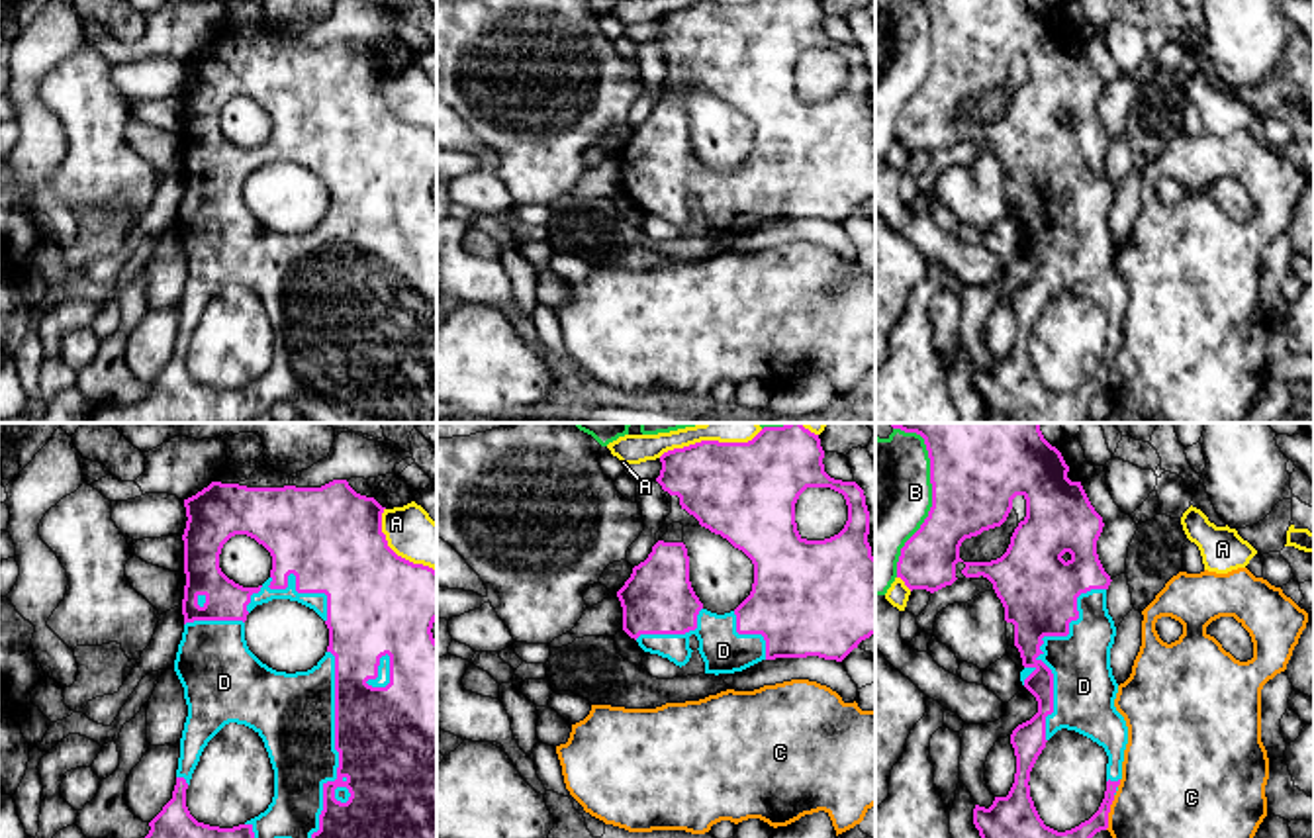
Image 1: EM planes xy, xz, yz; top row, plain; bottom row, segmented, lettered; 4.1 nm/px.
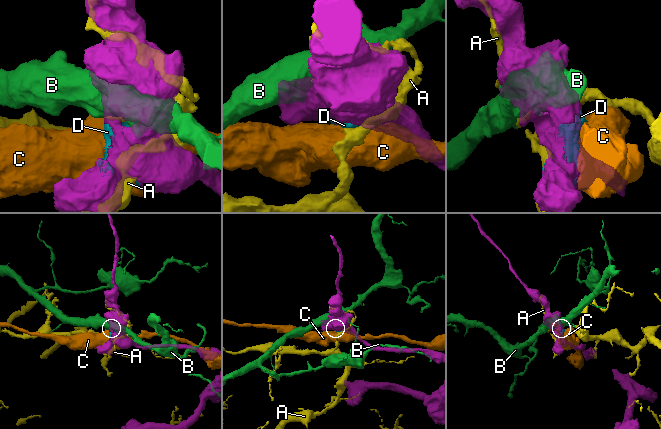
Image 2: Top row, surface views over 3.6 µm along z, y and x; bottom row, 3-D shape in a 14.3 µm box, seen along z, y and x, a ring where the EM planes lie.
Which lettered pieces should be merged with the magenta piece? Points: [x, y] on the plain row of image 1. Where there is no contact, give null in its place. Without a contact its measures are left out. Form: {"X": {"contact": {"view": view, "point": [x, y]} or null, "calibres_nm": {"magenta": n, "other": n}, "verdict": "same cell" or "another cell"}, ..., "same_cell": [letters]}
{"A": {"contact": {"view": "xy", "point": [392, 112]}, "calibres_nm": {"magenta": 420, "other": 200}, "verdict": "another cell"}, "B": {"contact": {"view": "yz", "point": [931, 69]}, "calibres_nm": {"magenta": 360, "other": 440}, "verdict": "another cell"}, "C": {"contact": {"view": "yz", "point": [1109, 372]}, "calibres_nm": {"magenta": 170, "other": 480}, "verdict": "another cell"}, "D": {"contact": {"view": "xy", "point": [339, 320]}, "calibres_nm": {"magenta": 500, "other": 320}, "verdict": "same cell"}, "same_cell": ["D"]}

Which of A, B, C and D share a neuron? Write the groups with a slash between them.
A / B / C / D

